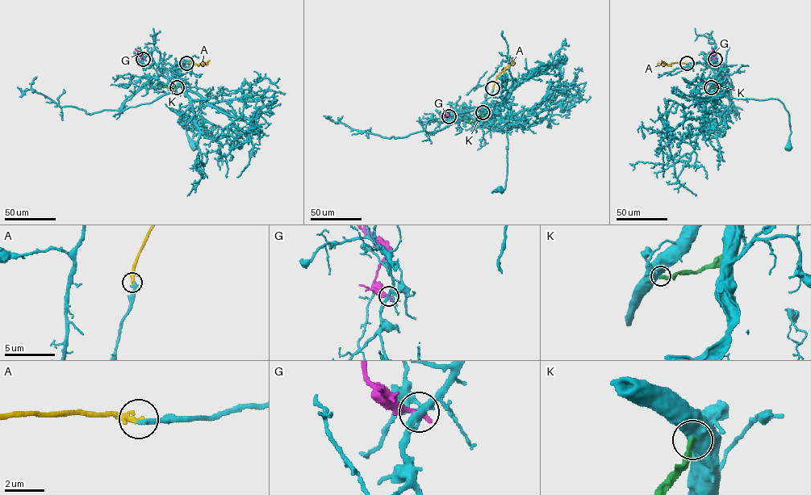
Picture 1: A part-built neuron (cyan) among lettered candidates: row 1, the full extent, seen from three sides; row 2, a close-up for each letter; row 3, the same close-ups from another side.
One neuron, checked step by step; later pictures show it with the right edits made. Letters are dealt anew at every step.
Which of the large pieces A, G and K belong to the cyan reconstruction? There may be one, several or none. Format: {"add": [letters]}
{"add": ["A"]}

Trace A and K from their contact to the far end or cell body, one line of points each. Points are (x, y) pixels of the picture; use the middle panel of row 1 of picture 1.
A: (493, 88), (496, 77), (512, 62), (510, 60)
K: (482, 112), (474, 121), (468, 122), (467, 119)

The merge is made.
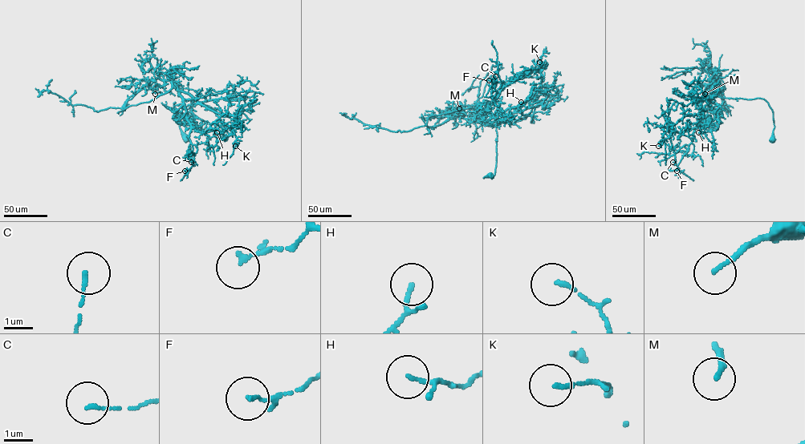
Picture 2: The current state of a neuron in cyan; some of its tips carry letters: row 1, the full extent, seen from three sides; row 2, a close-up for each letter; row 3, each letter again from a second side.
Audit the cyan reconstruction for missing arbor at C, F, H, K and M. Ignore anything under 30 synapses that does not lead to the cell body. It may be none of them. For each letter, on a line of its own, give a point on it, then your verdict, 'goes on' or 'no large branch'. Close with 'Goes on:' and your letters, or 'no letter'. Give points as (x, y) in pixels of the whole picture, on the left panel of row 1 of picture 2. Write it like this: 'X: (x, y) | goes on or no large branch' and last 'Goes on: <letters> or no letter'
C: (191, 162) | no large branch
F: (184, 171) | no large branch
H: (217, 132) | no large branch
K: (235, 146) | no large branch
M: (155, 94) | goes on
Goes on: M

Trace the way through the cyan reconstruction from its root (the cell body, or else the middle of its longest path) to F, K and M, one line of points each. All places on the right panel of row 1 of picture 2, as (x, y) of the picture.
F: (772, 139), (773, 112), (765, 99), (721, 98), (713, 91), (701, 101), (701, 121), (676, 171)
K: (772, 139), (773, 112), (763, 99), (713, 94), (701, 113), (669, 125), (658, 146)
M: (772, 139), (773, 112), (763, 99), (718, 97), (712, 93), (714, 78), (709, 91), (705, 94)

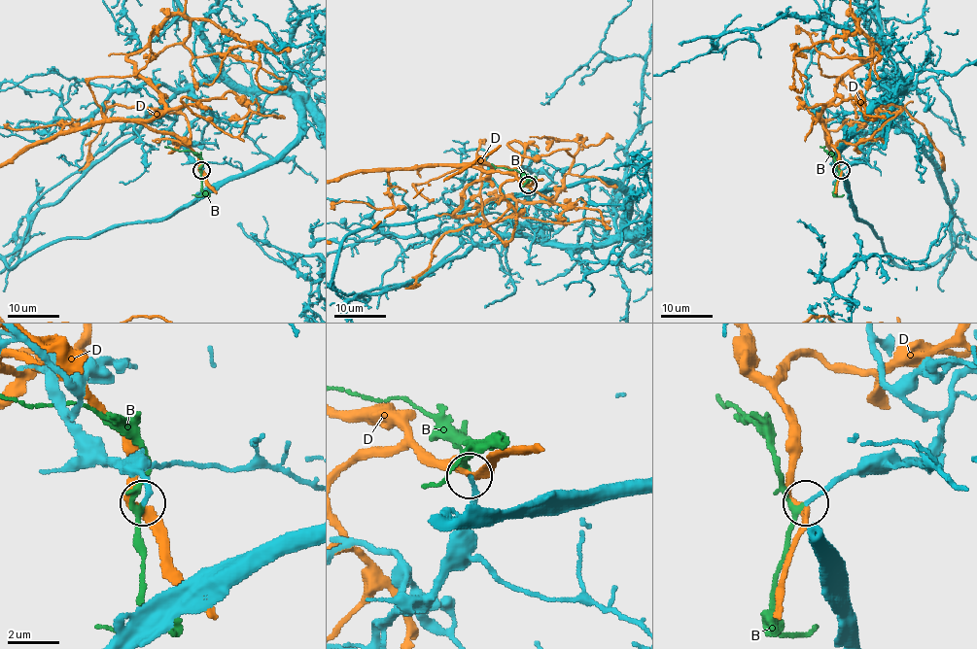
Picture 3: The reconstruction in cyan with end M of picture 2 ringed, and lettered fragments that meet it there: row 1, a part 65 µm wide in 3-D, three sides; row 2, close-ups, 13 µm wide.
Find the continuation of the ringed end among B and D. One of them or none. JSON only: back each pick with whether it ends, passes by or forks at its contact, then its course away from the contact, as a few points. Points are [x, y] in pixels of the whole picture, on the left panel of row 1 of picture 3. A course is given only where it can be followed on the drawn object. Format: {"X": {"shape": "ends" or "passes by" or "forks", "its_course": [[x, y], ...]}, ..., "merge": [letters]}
{"B": {"shape": "passes by", "its_course": [[201, 170], [202, 161], [191, 151], [178, 151], [165, 146]]}, "merge": ["B"]}

